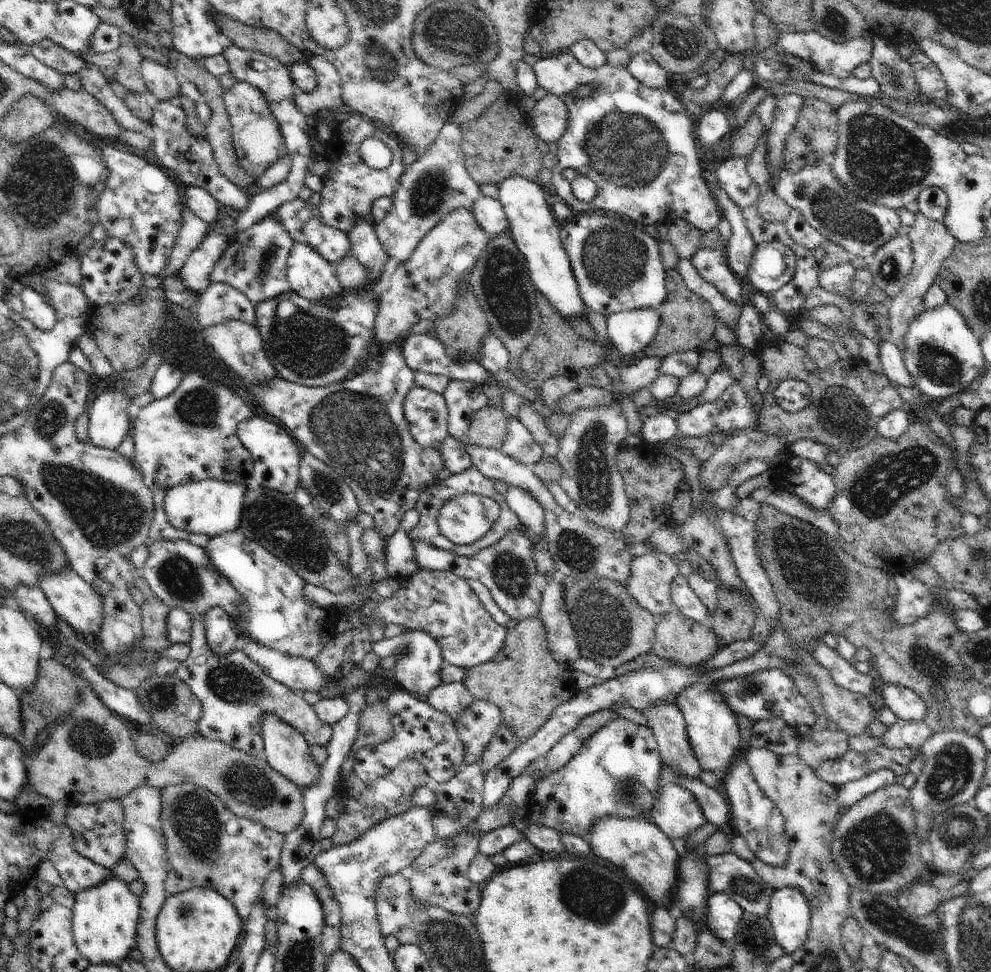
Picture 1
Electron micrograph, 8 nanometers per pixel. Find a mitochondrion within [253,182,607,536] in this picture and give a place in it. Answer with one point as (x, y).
(355, 430)

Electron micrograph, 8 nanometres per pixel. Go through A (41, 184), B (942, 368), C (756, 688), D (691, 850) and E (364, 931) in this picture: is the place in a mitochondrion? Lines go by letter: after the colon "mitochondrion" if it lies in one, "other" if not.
A: mitochondrion
B: mitochondrion
C: mitochondrion
D: other
E: other

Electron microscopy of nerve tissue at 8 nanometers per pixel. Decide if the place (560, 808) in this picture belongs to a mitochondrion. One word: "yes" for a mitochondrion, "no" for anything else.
no

